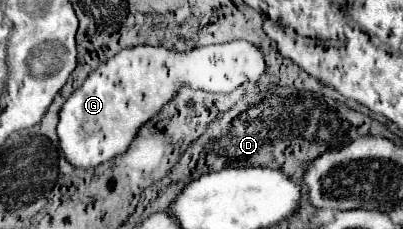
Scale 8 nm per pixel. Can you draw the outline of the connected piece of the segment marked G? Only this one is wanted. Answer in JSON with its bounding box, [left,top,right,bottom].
[57,40,265,170]

